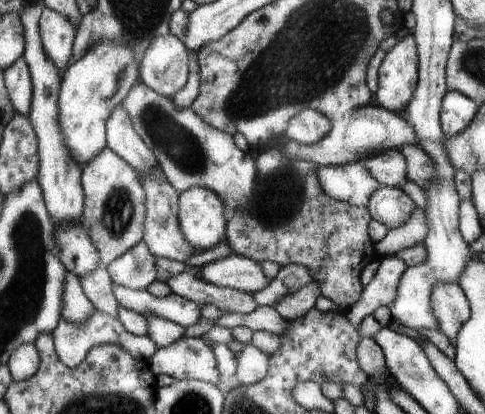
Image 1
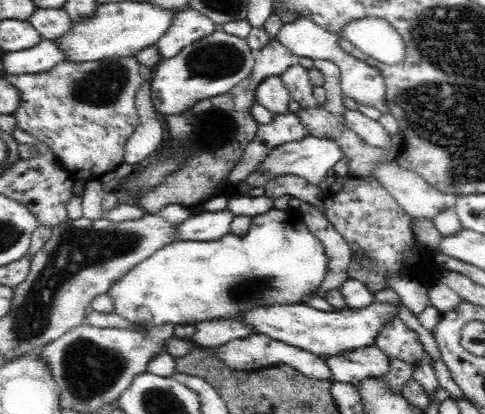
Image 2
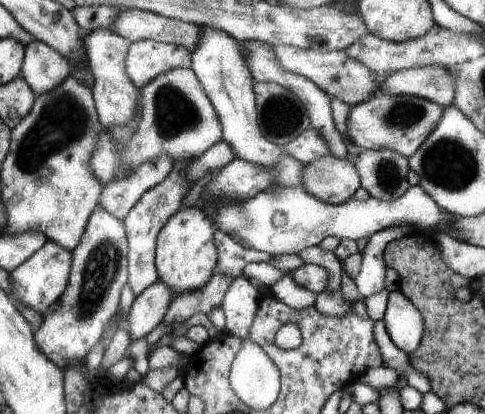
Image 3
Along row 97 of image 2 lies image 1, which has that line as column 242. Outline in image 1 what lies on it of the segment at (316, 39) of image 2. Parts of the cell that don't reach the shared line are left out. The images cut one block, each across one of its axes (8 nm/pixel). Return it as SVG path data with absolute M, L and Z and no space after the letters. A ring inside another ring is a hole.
M247 342L237 354L235 354L235 360L237 360L237 370L235 370L235 380L239 386L251 386L251 384L257 384L259 380L265 378L267 374L267 354L261 352L259 348L255 348L251 342Z

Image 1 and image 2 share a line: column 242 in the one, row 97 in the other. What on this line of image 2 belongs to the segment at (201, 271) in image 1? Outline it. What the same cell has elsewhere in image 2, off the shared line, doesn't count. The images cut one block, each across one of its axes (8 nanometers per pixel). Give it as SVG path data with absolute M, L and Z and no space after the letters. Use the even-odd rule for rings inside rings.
M272 76L272 78L262 80L256 90L256 100L258 100L258 104L262 104L270 112L274 112L274 116L276 114L292 114L288 110L292 96L280 76Z

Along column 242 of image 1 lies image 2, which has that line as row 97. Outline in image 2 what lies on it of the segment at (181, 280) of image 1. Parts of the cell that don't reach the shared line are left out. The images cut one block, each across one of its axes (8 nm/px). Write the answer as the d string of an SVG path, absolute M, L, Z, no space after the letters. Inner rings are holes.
M302 64L290 66L282 76L280 76L286 84L286 88L290 90L292 100L296 100L302 108L314 108L320 106L314 98L314 86L310 80L310 70L304 68Z

